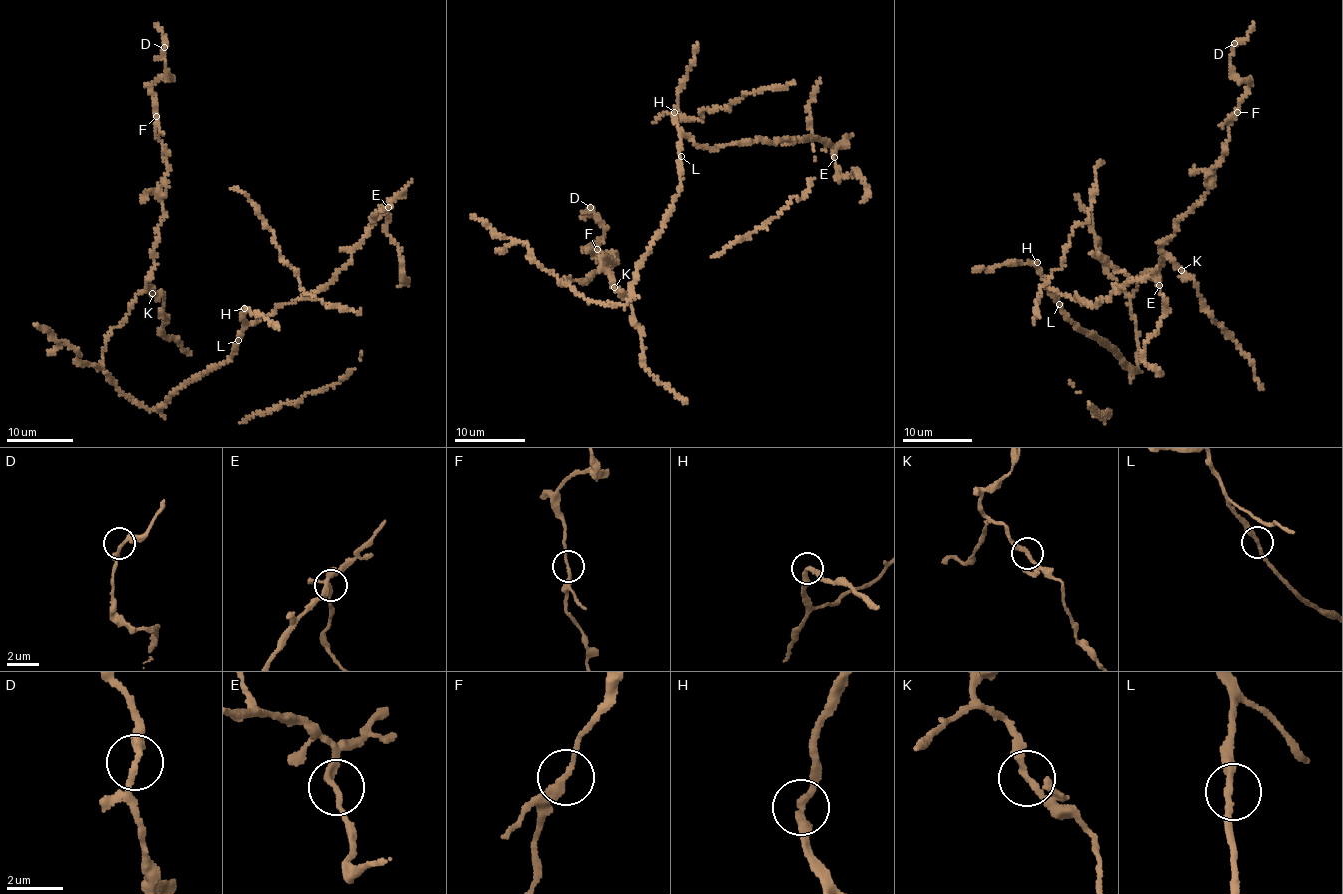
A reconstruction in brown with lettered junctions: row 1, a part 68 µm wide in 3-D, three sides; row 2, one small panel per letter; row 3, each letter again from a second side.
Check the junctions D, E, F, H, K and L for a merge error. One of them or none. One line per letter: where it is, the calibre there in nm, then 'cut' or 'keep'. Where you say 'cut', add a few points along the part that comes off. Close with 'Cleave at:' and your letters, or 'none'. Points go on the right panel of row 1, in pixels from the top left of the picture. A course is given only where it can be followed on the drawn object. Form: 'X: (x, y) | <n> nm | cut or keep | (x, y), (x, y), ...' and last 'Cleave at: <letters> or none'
D: (1234, 43) | 240 nm | keep
E: (1159, 285) | 220 nm | keep
F: (1237, 112) | 240 nm | keep
H: (1037, 262) | 260 nm | keep
K: (1181, 270) | 240 nm | keep
L: (1059, 304) | 240 nm | keep
Cleave at: none

